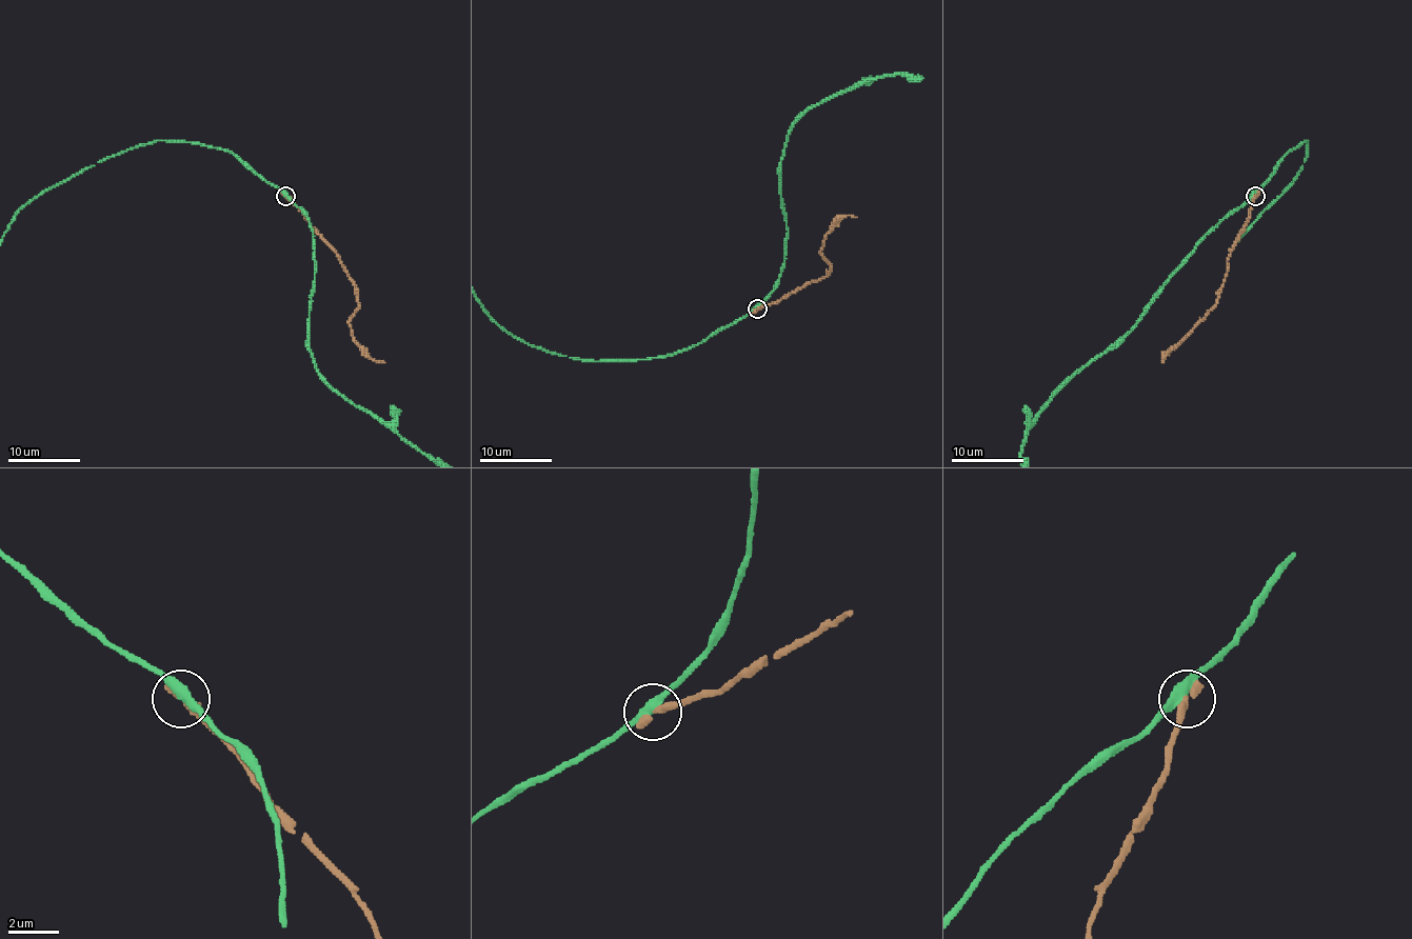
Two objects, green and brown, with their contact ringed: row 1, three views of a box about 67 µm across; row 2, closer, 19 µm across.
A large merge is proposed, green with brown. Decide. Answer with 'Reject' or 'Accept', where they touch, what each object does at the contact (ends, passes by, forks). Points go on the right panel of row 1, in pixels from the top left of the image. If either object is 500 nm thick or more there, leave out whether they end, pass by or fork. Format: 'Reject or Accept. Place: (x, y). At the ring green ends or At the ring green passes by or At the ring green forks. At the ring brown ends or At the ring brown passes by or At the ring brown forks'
Reject. Place: (1255, 196). At the ring green passes by. At the ring brown ends

